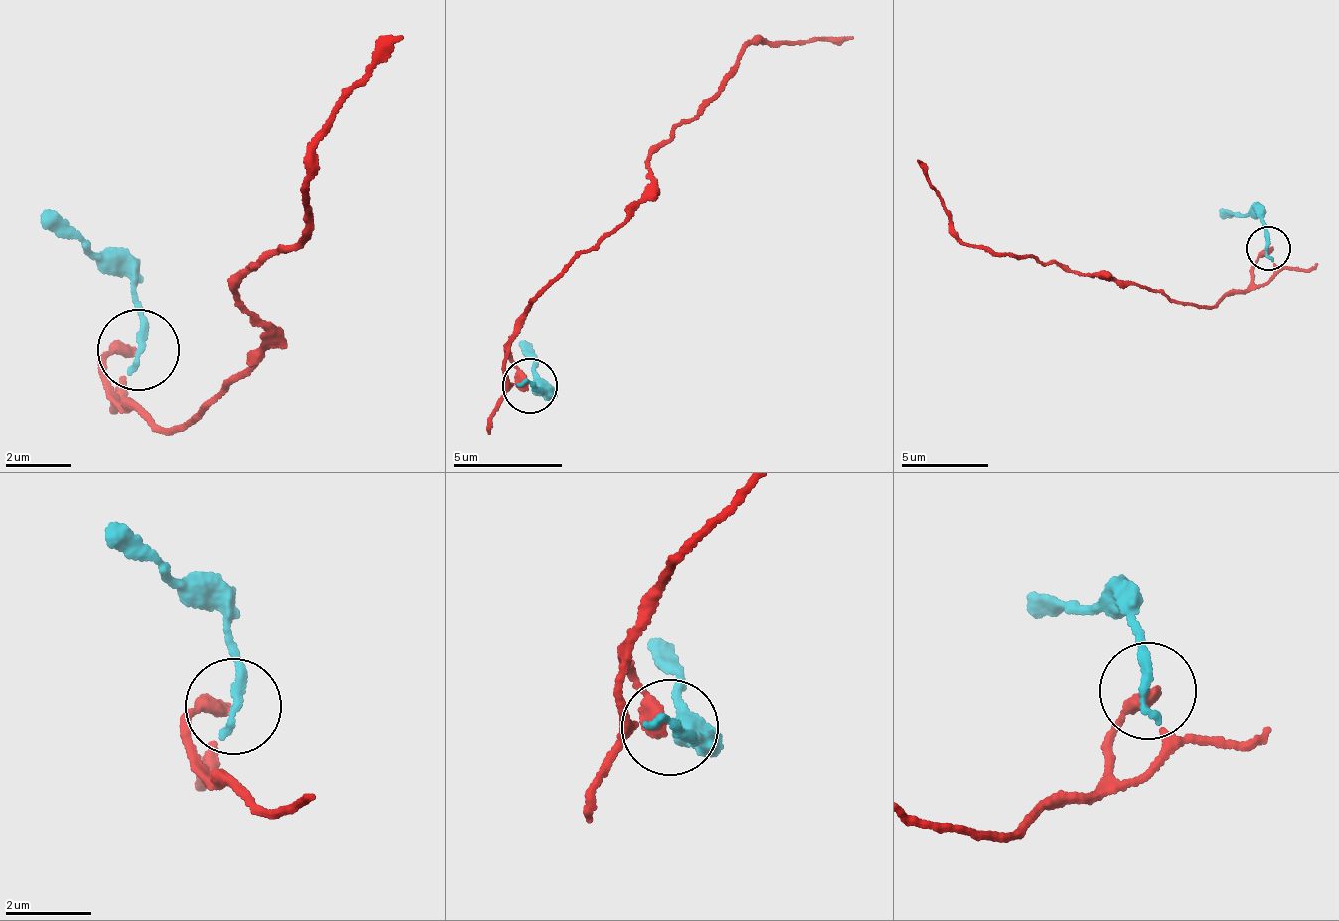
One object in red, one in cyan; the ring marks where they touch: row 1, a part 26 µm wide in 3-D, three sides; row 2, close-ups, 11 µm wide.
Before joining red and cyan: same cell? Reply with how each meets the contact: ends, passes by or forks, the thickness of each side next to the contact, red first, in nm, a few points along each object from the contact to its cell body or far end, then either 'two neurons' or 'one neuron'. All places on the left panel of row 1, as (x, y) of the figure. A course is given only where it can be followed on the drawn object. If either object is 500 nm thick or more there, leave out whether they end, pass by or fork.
red ends; cyan ends; calibres 420 and 260 nm; course red (135, 351), (105, 362), (105, 392), (170, 431), (263, 339), (245, 276), (301, 238), (313, 147), (399, 38); course cyan (135, 351), (143, 304), (40, 213); one neuron

